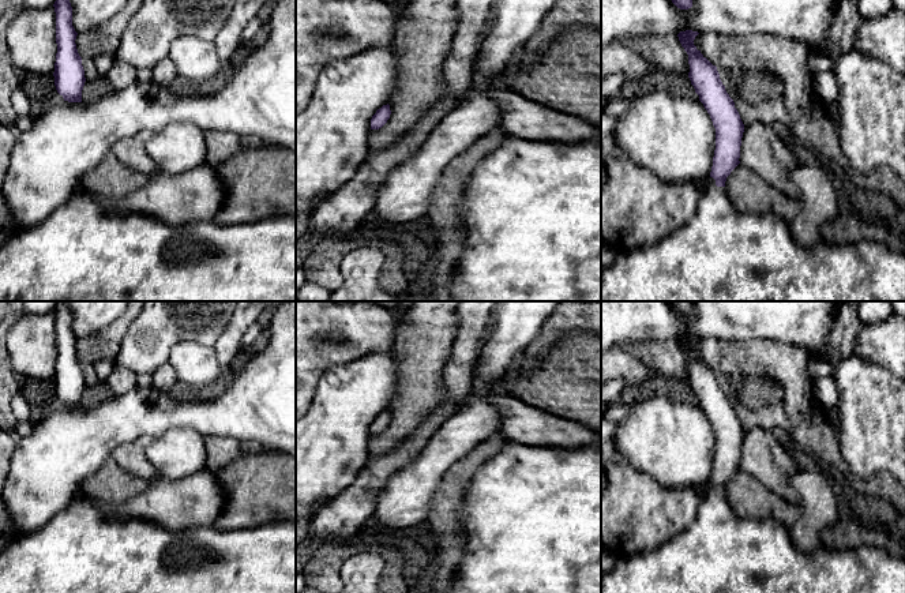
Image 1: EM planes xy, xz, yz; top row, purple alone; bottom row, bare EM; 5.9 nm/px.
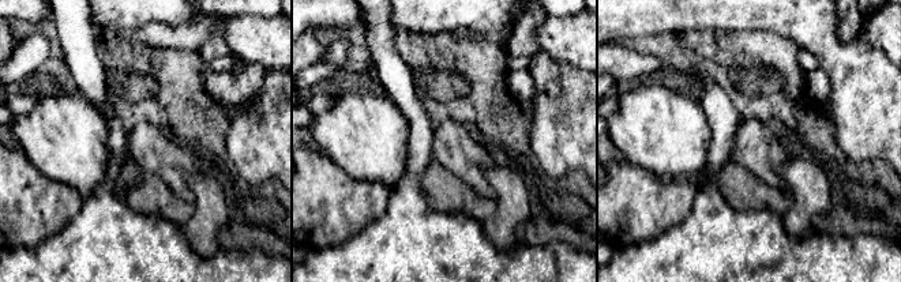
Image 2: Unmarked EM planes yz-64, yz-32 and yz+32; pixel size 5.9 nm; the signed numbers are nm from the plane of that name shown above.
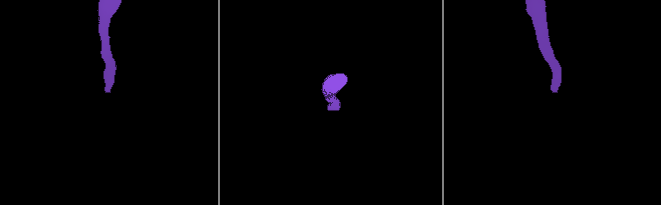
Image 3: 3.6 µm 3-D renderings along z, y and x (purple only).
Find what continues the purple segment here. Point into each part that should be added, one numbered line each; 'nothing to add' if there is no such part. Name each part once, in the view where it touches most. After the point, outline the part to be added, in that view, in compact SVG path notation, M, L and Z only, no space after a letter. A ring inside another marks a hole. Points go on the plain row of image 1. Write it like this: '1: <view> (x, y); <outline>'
1: yz (720, 552); M709 483L706 491L702 493L694 522L686 530L677 533L653 551L616 558L615 567L601 574L601 593L905 593L905 559L879 547L865 544L857 548L826 548L822 545L816 551L806 553L793 544L789 529L776 519L737 517L726 499L726 493L717 492L716 485Z

